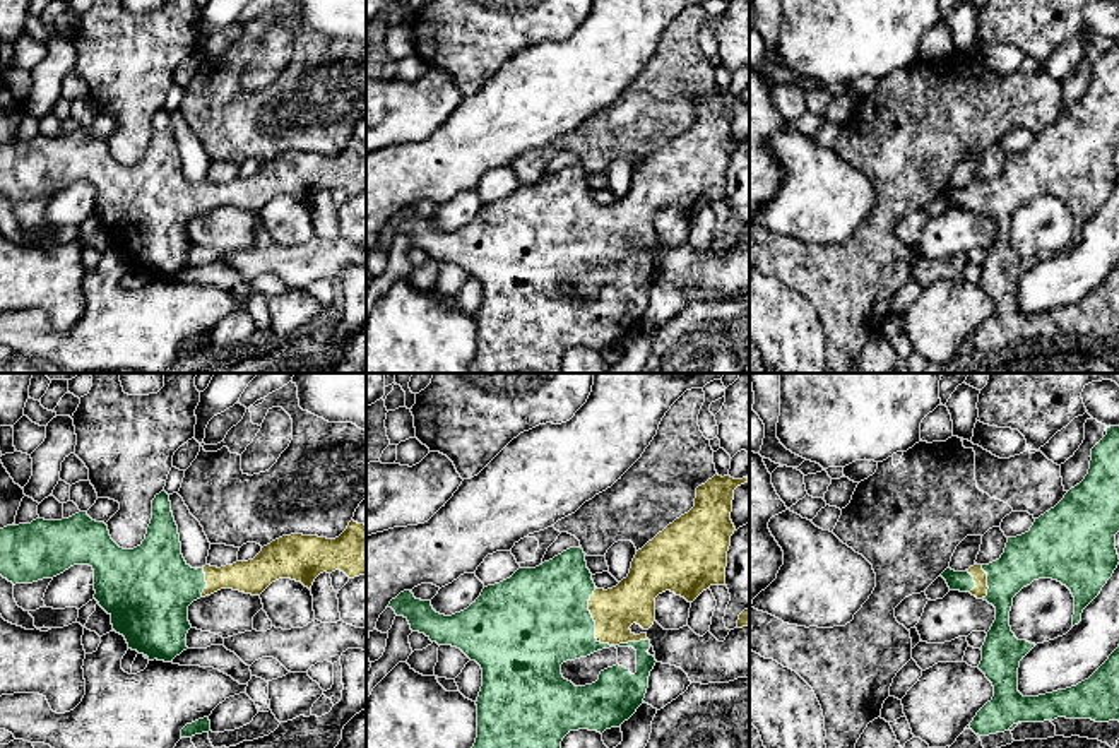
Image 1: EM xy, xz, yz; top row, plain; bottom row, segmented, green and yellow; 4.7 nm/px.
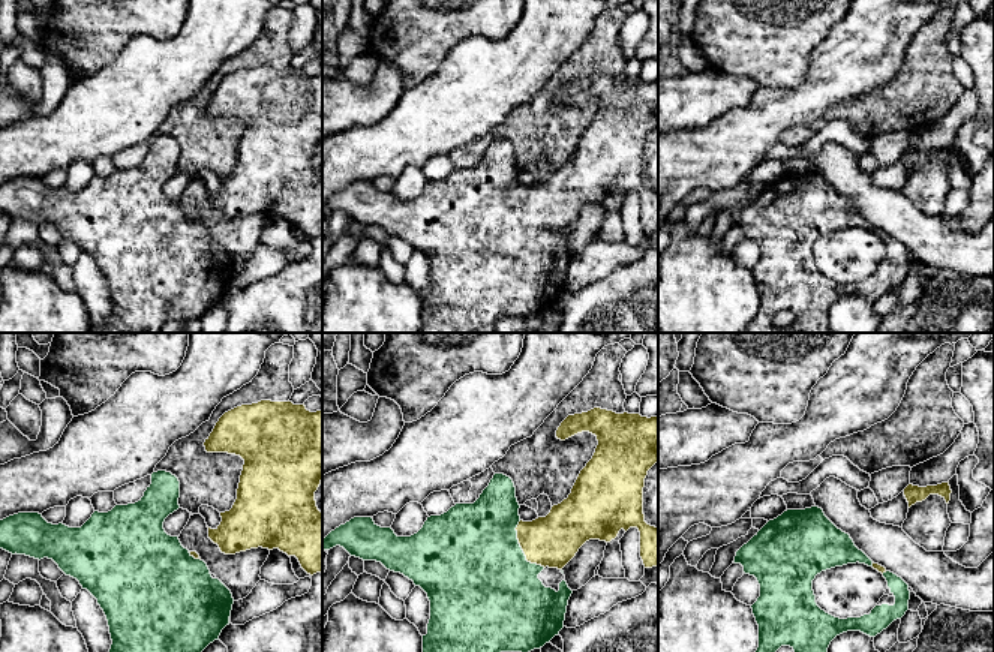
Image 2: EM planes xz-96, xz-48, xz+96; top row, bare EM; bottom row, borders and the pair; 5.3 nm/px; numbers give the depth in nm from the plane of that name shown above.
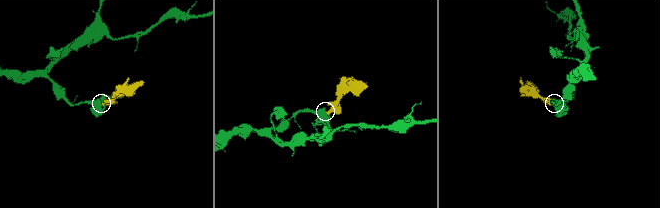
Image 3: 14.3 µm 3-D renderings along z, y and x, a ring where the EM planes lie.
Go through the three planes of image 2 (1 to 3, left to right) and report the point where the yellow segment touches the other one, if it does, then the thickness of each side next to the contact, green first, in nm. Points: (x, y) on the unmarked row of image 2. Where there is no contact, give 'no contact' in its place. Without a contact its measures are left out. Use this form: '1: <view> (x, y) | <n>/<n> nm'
1: xz-96 (192, 221) | 500/40 nm
2: xz-48 (520, 213) | 500/280 nm
3: xz+96 (871, 228) | 220/40 nm

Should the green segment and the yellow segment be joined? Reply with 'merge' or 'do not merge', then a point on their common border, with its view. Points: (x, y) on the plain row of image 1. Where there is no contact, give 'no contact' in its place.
merge; contact xz (596, 255)

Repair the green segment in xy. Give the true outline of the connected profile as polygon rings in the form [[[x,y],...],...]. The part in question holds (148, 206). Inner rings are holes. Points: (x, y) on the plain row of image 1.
[[[161,108],[152,116],[152,135],[145,156],[133,166],[120,164],[110,152],[104,139],[92,137],[79,128],[62,137],[36,135],[31,140],[0,145],[0,192],[9,199],[33,200],[53,195],[74,181],[89,181],[94,187],[94,216],[111,233],[113,246],[125,253],[128,265],[149,277],[173,279],[186,267],[188,223],[221,205],[233,205],[260,212],[272,199],[291,195],[311,205],[315,195],[327,188],[344,188],[349,195],[366,192],[366,142],[354,137],[335,156],[291,151],[282,152],[248,178],[226,183],[192,185],[183,171],[178,142],[171,128],[169,111]]]

